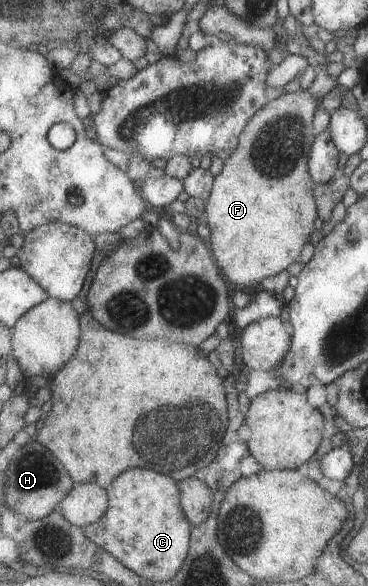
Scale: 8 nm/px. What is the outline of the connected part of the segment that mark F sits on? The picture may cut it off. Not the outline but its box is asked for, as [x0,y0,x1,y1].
[206,89,317,292]

